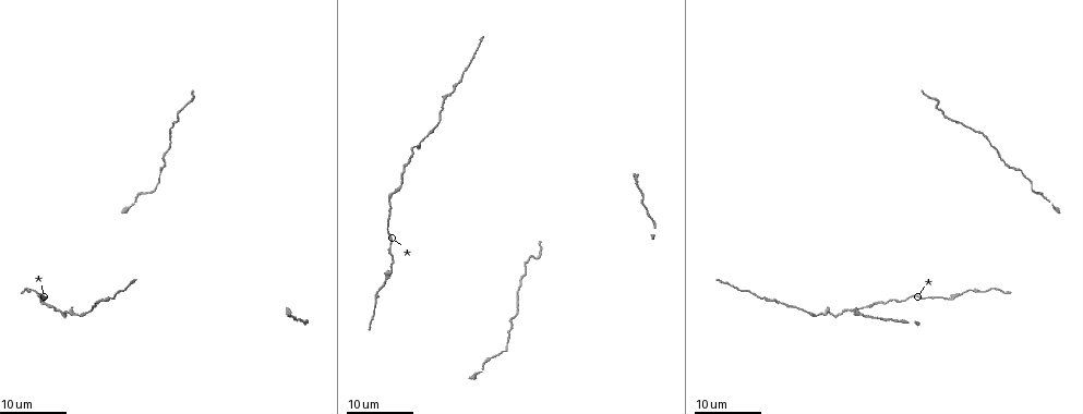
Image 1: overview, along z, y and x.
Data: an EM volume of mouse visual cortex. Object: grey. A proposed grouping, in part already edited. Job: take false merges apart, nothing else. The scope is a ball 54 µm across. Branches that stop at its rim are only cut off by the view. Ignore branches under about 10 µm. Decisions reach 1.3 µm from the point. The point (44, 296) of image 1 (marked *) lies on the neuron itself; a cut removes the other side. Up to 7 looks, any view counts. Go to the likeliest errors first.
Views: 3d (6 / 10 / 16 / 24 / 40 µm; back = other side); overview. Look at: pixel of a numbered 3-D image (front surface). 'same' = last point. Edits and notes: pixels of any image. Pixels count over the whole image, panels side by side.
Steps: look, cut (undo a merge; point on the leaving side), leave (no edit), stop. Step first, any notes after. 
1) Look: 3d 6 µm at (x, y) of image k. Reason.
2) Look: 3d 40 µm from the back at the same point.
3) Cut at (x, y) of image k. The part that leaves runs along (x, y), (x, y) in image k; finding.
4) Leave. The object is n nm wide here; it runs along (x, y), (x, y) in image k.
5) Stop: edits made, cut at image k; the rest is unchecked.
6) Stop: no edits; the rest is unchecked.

Look: 3d 16 µm at (113, 299) of image 1. Thin neck.

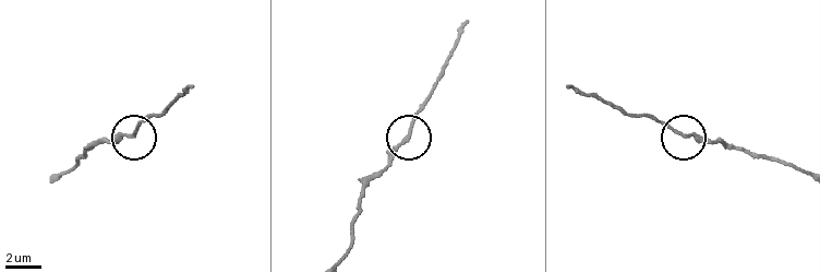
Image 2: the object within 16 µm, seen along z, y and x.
Look: 3d 10 µm at (407, 141) of image 2.

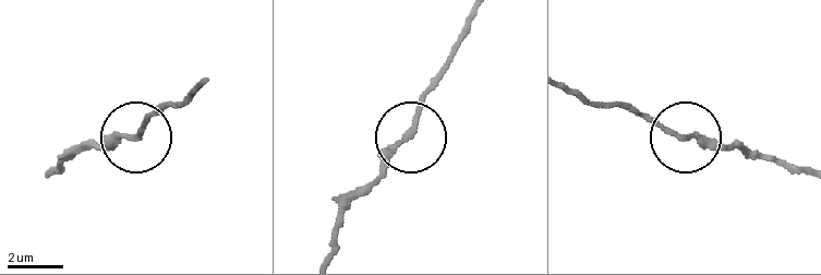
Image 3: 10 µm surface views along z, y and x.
Look: 3d 10 µm from the back at (135, 136) of image 3.

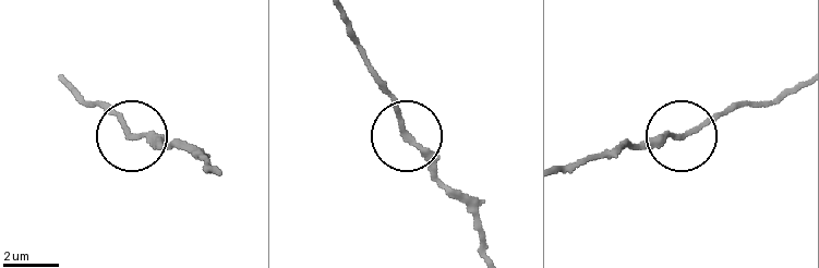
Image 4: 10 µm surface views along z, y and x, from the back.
Leave. The object is 170 nm wide here; it runs along (212, 171), (197, 157), (132, 134), (94, 104) in image 4; one neuron here.

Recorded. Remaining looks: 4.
Look: 3d 24 µm at (962, 293) of image 1. Calibre changes.

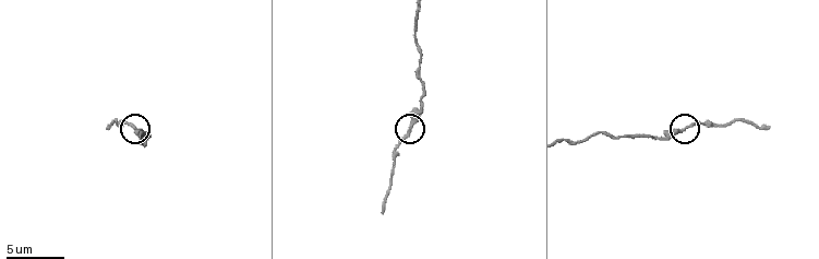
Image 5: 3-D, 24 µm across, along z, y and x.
Look: 3d 6 µm at (683, 130) of image 5. Closer look.

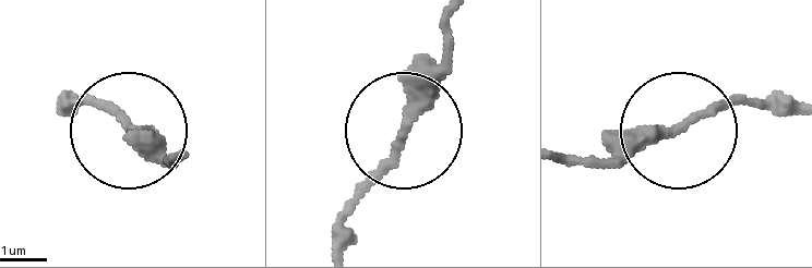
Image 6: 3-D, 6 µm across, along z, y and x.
Leave. It runs along (180, 158), (71, 92) in image 6; continuous, no second neuron.

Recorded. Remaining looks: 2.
Look: 3d 24 µm at (399, 190) of image 1.

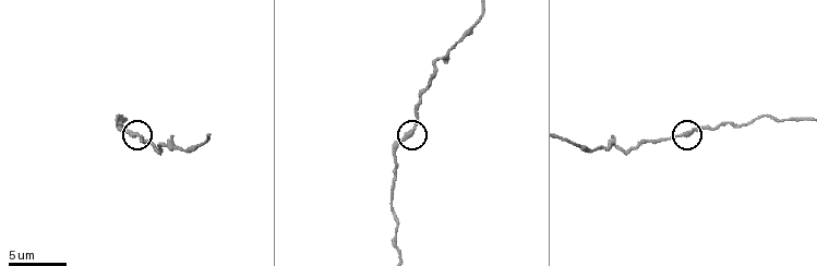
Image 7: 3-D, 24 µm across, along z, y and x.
Look: 3d 6 µm at (134, 135) of image 7. Zoom in.

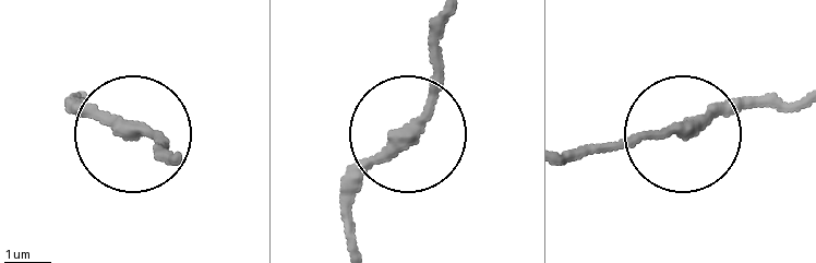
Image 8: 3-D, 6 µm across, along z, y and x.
Leave. The object is 270 nm wide here; it runs along (800, 100), (580, 143) in image 8; all the same neuron.

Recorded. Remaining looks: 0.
Stop: no edits; the rest is unchecked.

